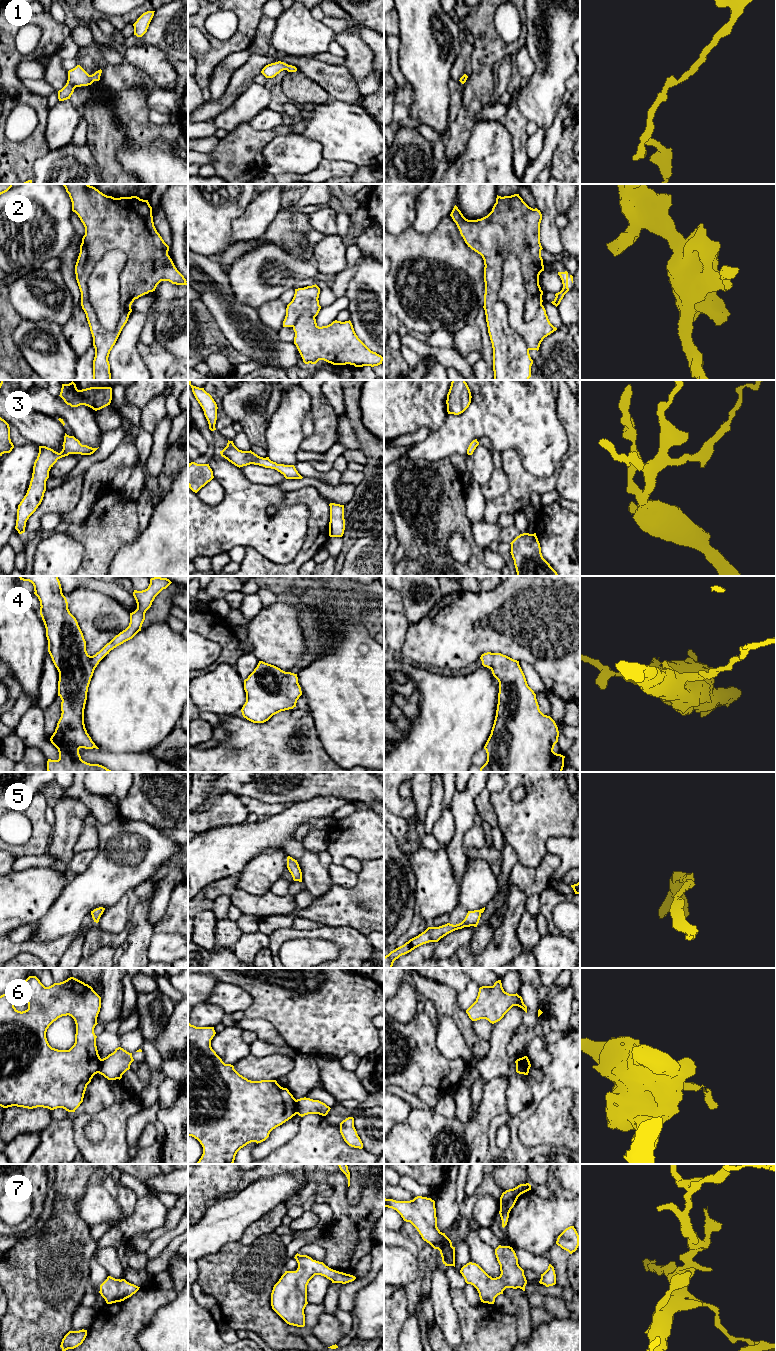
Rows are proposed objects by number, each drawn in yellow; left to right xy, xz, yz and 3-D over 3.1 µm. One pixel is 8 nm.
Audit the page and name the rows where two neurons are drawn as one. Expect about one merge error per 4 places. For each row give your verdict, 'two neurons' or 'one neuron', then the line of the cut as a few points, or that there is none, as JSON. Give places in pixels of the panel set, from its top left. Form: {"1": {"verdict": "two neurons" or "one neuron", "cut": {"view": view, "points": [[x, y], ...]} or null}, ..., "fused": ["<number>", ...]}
{"1": {"verdict": "one neuron", "cut": null}, "2": {"verdict": "one neuron", "cut": null}, "3": {"verdict": "one neuron", "cut": null}, "4": {"verdict": "one neuron", "cut": null}, "5": {"verdict": "one neuron", "cut": null}, "6": {"verdict": "two neurons", "cut": {"view": "yz", "points": [[515, 1061], [520, 1061], [529, 1067]]}}, "7": {"verdict": "one neuron", "cut": null}, "fused": ["6"]}

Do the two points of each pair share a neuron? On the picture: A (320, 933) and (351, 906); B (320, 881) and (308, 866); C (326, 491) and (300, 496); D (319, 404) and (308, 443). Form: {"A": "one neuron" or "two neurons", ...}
{"A": "two neurons", "B": "one neuron", "C": "two neurons", "D": "one neuron"}

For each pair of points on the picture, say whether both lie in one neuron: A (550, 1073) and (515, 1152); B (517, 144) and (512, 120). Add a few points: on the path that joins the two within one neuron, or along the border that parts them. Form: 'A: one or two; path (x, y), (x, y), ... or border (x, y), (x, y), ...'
A: one; path (538, 1093), (535, 1103), (514, 1124), (514, 1132)
B: one; path (517, 138), (517, 126)

